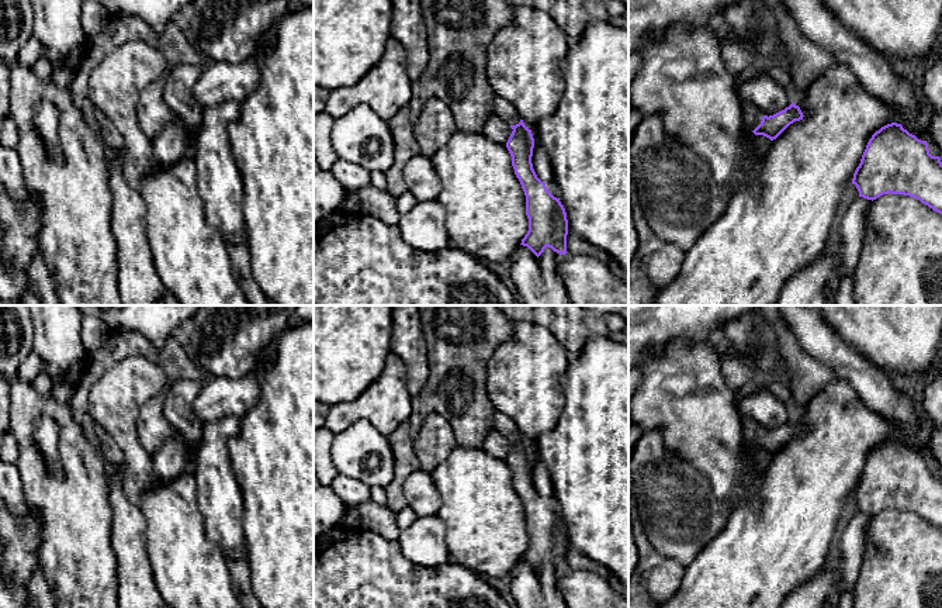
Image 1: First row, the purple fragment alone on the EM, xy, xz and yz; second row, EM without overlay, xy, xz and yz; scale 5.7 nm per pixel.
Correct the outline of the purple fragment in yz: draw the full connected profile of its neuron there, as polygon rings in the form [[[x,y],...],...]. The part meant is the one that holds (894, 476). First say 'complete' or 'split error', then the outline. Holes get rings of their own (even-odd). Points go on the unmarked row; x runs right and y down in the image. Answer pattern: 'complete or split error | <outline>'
complete | [[[897,438],[887,439],[872,450],[853,488],[852,500],[856,501],[859,512],[872,517],[889,508],[904,509],[942,529],[941,473],[929,469],[927,456],[918,455]]]

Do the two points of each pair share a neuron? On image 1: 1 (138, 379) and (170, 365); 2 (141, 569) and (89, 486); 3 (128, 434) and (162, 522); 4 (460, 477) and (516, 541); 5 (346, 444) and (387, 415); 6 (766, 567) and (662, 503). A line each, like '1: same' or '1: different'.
1: different
2: different
3: different
4: same
5: different
6: different

